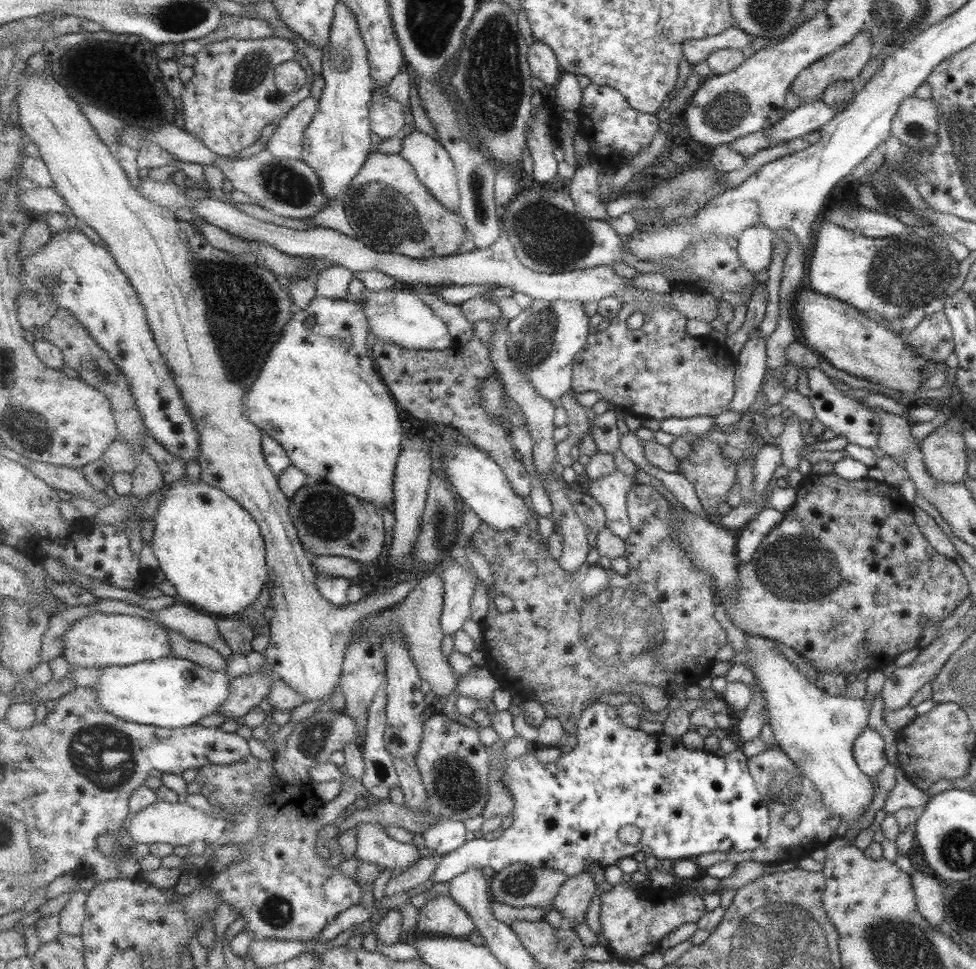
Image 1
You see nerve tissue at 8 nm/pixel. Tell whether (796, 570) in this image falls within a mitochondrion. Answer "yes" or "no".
yes

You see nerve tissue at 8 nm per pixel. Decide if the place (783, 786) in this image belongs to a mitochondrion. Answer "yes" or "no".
yes

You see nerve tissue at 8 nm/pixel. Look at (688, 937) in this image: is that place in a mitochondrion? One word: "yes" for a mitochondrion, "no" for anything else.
no

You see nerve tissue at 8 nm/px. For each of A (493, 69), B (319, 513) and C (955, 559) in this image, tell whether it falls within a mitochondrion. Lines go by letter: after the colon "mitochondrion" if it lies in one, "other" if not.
A: mitochondrion
B: mitochondrion
C: other

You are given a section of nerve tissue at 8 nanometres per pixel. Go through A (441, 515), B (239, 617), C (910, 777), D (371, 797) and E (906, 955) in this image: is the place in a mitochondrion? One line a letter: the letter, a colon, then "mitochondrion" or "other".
A: mitochondrion
B: other
C: other
D: other
E: mitochondrion

